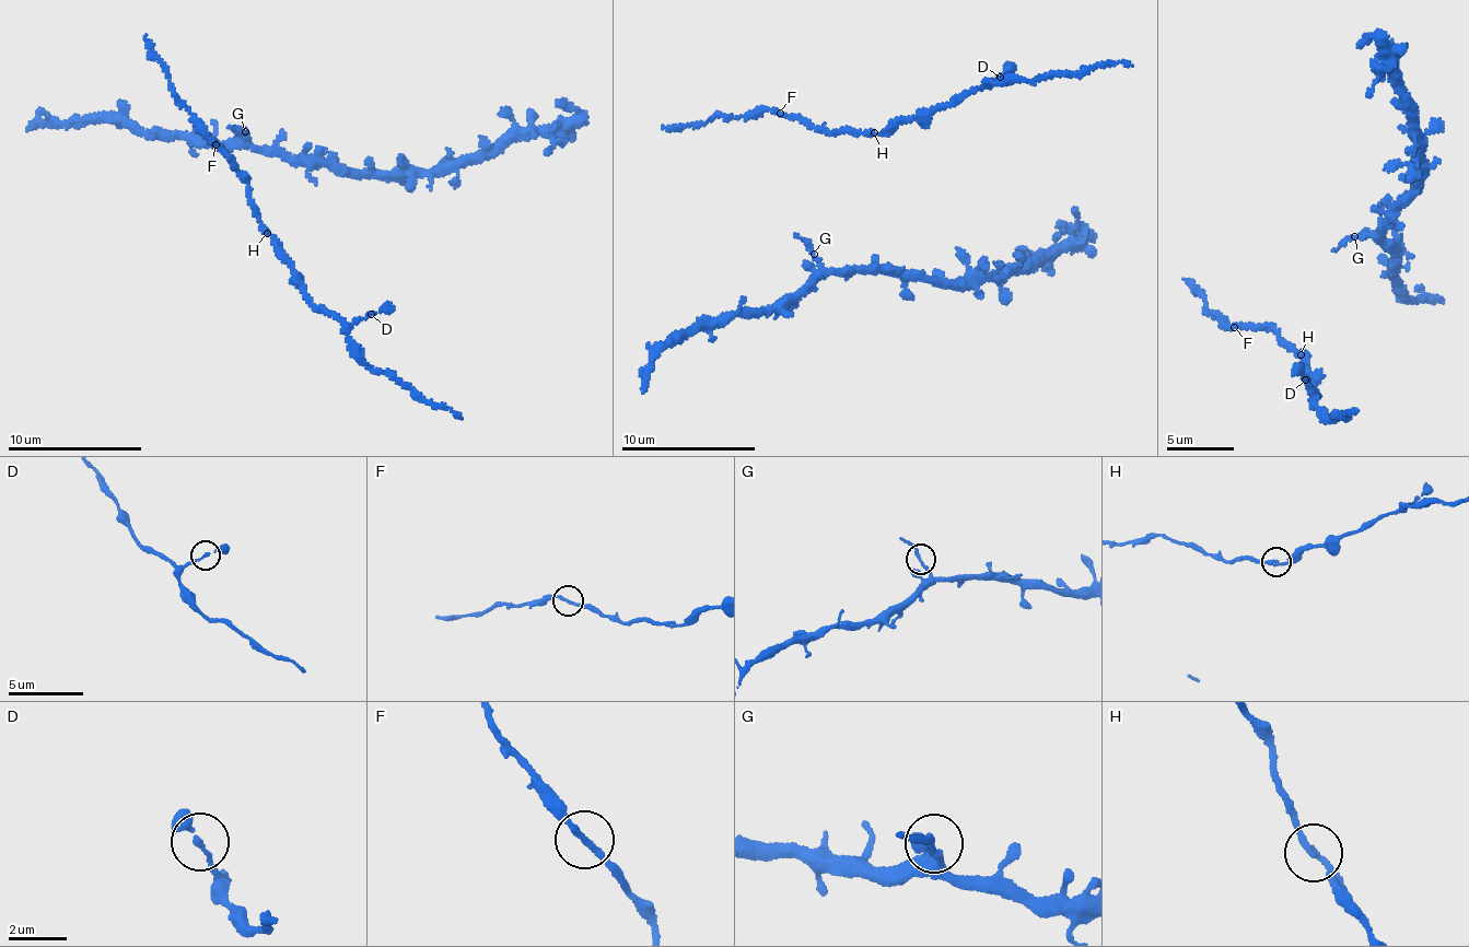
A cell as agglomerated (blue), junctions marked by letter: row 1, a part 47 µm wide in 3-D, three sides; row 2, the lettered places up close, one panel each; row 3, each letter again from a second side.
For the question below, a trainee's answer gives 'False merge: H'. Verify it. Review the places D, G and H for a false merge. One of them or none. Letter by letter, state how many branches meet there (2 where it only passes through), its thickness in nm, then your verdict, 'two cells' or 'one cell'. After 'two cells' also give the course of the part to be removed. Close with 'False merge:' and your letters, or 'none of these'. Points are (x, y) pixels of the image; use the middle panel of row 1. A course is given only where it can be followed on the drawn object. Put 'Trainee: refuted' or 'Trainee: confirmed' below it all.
D: 2 branches meet; 150 nm thick; one cell
G: 2 branches meet; 200 nm thick; one cell
H: 2 branches meet; 180 nm thick; one cell
False merge: none of these
Trainee: refuted

